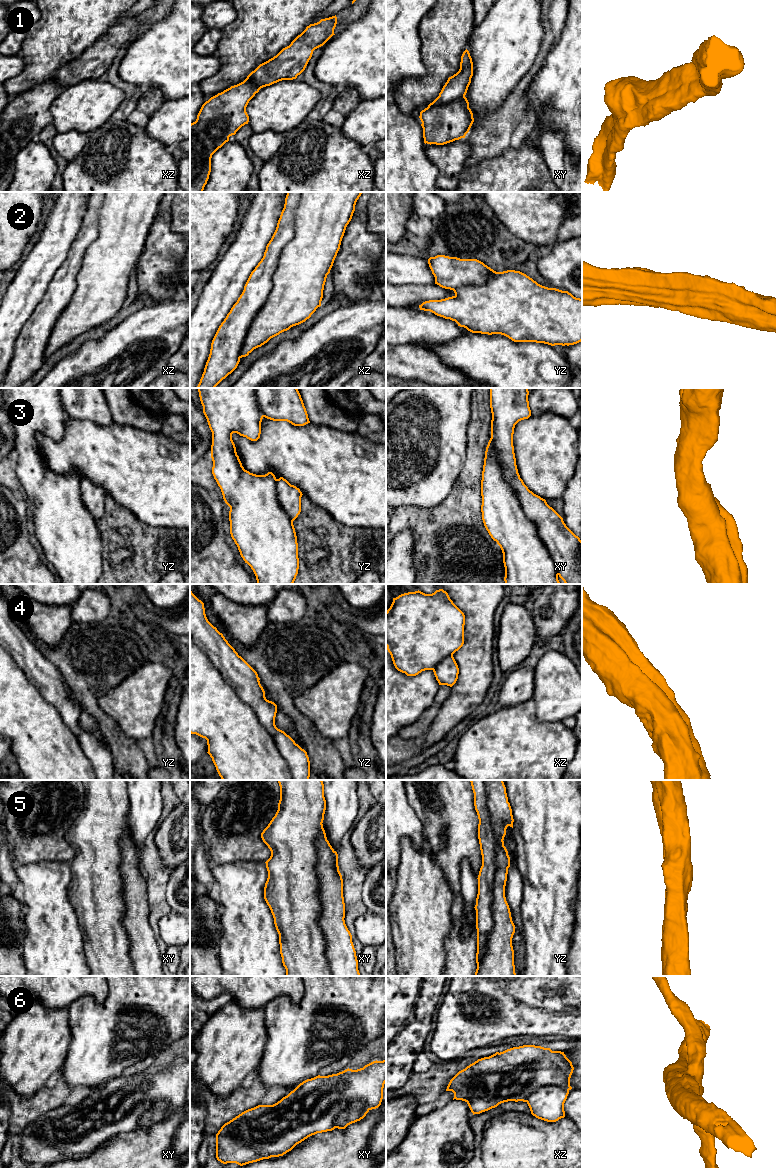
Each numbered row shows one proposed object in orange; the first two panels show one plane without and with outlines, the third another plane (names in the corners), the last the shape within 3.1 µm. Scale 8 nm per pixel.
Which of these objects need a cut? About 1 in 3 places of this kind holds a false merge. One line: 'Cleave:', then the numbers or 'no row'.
Cleave: 6

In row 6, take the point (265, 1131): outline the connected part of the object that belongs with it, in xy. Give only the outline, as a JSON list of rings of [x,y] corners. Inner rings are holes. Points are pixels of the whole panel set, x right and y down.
[[[386,1059],[357,1070],[348,1068],[337,1074],[307,1079],[277,1103],[258,1105],[225,1123],[216,1134],[216,1158],[223,1164],[243,1166],[283,1156],[308,1137],[334,1130],[336,1117],[351,1101],[363,1102],[368,1110],[378,1108],[385,1083]]]

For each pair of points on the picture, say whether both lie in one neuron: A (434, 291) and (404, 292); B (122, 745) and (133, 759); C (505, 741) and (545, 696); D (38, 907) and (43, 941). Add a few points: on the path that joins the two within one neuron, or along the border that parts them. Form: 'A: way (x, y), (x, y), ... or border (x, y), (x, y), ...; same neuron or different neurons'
A: way (427, 292), (411, 292); same neuron
B: way (122, 748), (130, 756); same neuron
C: border (533, 684), (536, 718), (555, 721); different neurons
D: way (38, 915), (43, 924), (43, 933); same neuron

